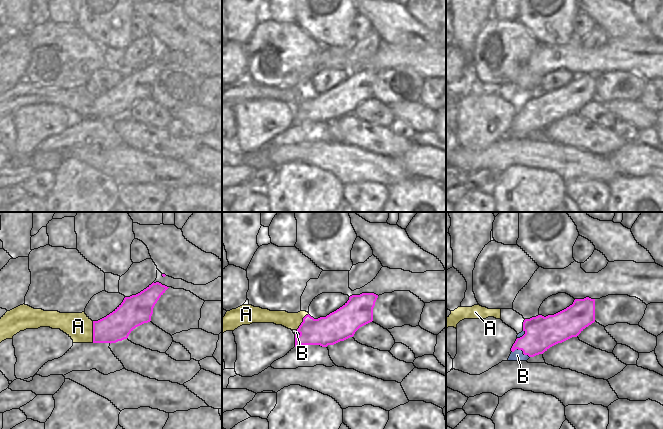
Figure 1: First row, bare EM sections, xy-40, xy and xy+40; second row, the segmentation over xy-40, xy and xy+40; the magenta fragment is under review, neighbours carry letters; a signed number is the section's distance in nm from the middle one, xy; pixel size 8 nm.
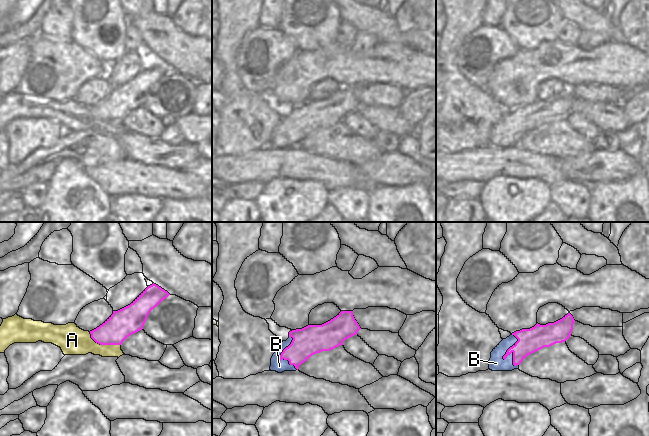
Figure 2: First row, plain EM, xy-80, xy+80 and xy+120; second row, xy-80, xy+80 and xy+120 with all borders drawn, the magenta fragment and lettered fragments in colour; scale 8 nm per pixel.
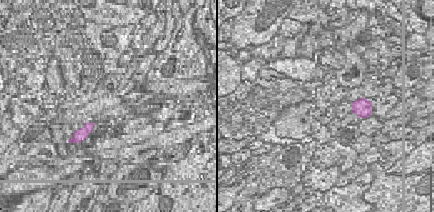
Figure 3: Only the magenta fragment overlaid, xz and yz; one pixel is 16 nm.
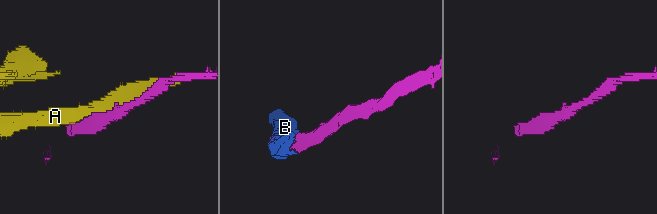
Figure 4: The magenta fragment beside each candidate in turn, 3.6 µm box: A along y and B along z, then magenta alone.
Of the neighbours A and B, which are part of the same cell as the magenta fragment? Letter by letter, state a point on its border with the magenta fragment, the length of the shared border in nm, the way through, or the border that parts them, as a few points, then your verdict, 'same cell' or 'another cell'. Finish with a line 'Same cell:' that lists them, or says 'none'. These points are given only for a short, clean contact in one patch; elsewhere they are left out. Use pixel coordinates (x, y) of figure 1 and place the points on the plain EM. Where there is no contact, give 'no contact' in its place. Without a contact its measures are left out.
A: xy-40 (93, 108) | 180 nm | another cell
B: xy+40 (521, 125) | 150 nm | another cell
Same cell: none

